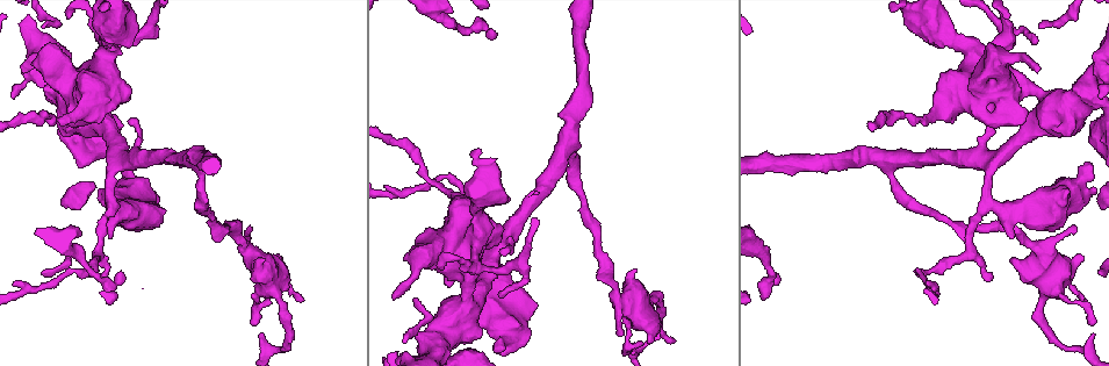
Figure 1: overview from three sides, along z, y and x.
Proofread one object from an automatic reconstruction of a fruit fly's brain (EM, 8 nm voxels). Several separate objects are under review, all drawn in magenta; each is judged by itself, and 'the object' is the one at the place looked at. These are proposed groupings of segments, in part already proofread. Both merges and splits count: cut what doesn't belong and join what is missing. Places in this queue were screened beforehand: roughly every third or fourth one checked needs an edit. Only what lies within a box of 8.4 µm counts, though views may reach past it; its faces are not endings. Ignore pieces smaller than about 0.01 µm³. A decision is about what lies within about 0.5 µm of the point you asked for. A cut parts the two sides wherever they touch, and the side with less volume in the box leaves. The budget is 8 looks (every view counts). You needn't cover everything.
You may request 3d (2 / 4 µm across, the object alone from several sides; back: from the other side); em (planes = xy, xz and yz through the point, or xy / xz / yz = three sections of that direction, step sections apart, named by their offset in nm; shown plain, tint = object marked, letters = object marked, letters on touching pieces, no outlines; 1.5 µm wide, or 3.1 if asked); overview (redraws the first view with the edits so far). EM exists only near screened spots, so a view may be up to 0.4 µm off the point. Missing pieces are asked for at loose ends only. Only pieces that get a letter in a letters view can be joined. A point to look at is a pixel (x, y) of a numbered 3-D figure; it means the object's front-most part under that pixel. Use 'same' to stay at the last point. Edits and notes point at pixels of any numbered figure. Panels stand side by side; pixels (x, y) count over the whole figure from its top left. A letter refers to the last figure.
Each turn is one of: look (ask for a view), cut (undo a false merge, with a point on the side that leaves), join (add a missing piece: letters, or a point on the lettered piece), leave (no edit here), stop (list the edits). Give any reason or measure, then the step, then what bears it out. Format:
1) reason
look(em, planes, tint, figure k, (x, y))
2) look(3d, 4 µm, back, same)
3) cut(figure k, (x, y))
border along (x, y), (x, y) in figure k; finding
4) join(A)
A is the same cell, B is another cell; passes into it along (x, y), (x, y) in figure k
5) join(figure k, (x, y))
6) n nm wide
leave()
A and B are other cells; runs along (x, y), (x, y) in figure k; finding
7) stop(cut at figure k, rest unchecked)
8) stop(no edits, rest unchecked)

branch stops here
look(em, xy, step 8, letters, figure 1, (69, 125))

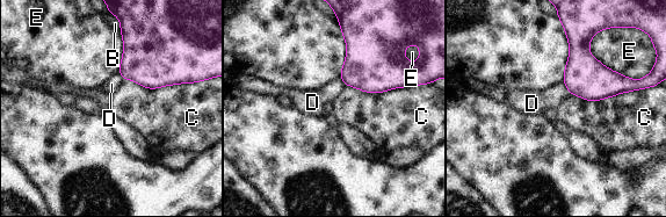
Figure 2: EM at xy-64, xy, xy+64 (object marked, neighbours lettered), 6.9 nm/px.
leave()
B, C, D and E are other cells; border along (652, 87), (595, 101), (569, 94) in figure 2; none of them fits

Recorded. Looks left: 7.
free end
look(em, planes, letters, figure 1, (990, 278))

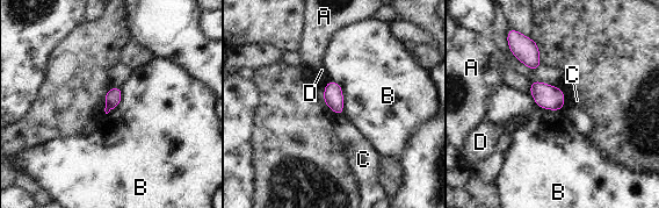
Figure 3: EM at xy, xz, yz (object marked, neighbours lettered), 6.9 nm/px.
120 nm wide
leave()
A, B, C and D are other cells; border along (328, 79), (340, 85), (344, 114) in figure 3; none of them fits

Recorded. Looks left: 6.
stops while still wide
look(3d, 2 µm, figure 1, (636, 269))

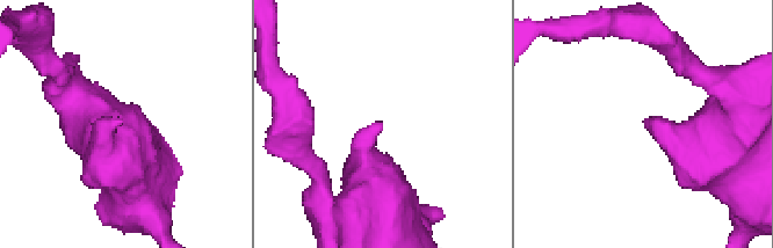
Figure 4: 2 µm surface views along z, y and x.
look(em, planes, letters, figure 4, (642, 121))

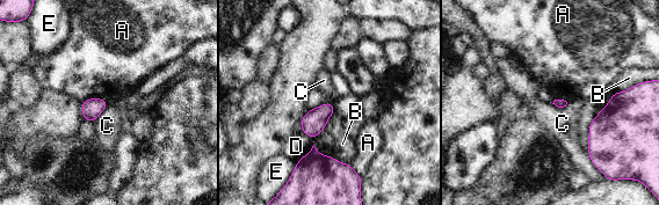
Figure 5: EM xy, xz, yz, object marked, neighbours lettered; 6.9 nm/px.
A touches over 190 nm
leave()
A, B, C, D and E are other cells; border along (109, 102), (94, 123) in figure 5; no lettered piece goes on from it

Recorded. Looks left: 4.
stop(no edits, rest unchecked)

